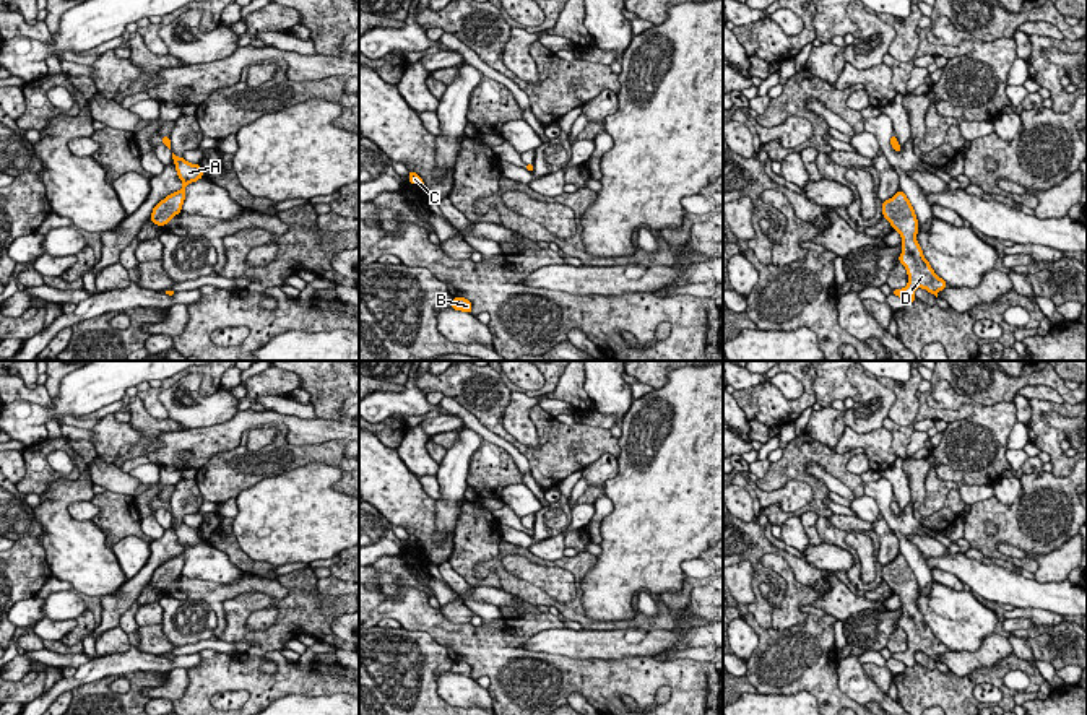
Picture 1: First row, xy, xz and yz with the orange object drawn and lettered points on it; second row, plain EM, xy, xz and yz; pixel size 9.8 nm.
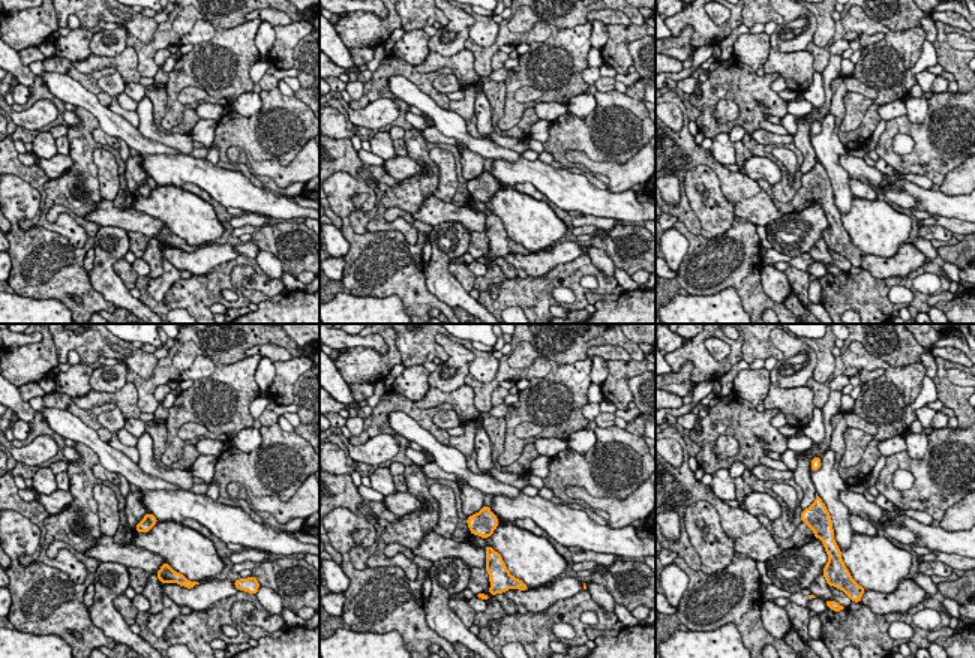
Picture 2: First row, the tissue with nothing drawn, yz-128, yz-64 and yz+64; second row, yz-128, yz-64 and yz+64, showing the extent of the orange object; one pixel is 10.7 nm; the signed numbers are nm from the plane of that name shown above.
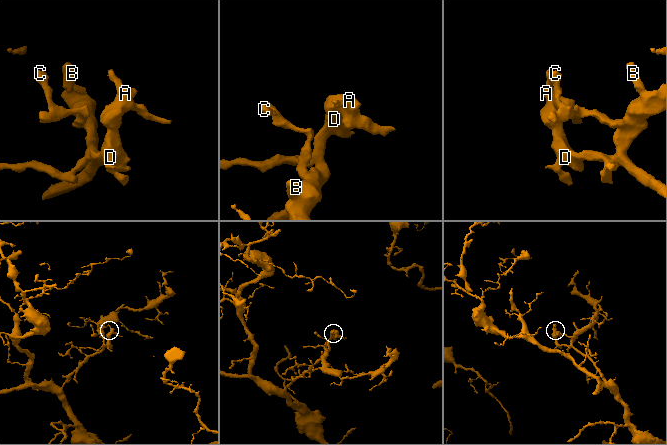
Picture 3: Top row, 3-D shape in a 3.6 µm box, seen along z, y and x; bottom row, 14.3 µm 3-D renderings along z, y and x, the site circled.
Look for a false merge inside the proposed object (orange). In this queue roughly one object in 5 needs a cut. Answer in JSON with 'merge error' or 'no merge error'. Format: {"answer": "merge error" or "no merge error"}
{"answer": "no merge error"}

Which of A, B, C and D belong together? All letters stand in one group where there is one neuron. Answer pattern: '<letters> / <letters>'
A B C D

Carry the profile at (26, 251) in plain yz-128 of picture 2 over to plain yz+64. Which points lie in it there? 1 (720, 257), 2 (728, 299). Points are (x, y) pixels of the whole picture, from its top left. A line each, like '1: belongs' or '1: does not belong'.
1: belongs
2: does not belong

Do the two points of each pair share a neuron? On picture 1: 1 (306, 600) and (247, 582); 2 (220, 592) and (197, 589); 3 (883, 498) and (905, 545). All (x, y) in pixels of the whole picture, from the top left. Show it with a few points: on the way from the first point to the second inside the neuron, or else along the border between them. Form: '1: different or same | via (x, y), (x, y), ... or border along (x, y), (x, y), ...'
1: different | border along (249, 590), (273, 598), (283, 598), (290, 592)
2: same | via (215, 592), (202, 589)
3: same | via (884, 509), (902, 528), (902, 533)

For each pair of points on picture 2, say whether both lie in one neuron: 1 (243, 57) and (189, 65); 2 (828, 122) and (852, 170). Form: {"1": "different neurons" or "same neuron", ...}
{"1": "same neuron", "2": "different neurons"}

